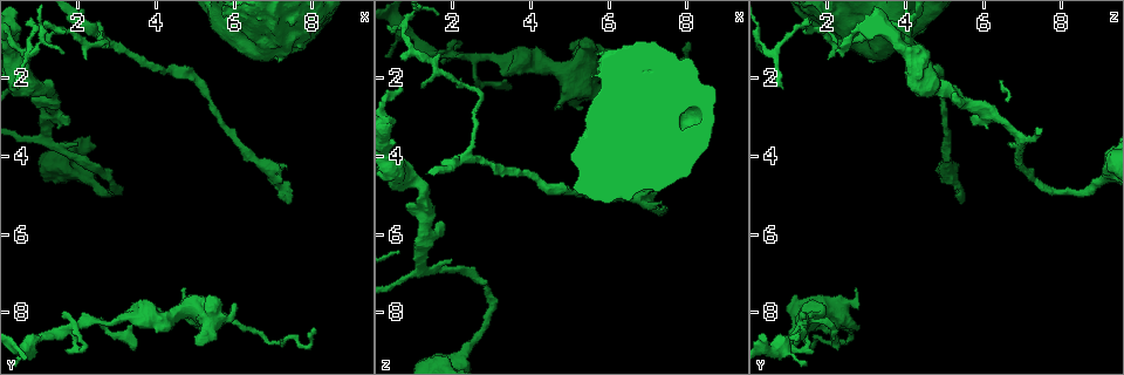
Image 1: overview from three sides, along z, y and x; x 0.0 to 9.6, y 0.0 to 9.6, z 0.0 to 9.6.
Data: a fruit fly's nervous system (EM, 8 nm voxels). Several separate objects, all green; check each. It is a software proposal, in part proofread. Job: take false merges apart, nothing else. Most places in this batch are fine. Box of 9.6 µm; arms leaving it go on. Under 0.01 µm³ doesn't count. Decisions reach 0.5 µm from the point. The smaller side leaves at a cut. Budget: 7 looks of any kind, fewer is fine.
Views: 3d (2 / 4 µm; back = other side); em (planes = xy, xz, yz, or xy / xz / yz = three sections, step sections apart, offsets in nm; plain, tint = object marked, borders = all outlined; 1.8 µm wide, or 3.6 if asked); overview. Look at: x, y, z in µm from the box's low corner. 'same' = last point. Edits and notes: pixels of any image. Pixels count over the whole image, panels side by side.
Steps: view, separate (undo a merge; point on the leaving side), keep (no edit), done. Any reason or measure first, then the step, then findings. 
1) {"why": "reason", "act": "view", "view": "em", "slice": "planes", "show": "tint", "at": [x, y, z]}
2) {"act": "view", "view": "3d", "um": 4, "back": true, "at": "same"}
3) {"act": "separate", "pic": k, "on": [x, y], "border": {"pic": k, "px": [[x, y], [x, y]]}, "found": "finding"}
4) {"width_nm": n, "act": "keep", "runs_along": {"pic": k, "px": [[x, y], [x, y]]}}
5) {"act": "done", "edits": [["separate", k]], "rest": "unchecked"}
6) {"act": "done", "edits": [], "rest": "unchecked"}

{"why": "sudden change in width", "act": "view", "view": "3d", "um": 4, "at": [2.60, 8.25, 1.50]}

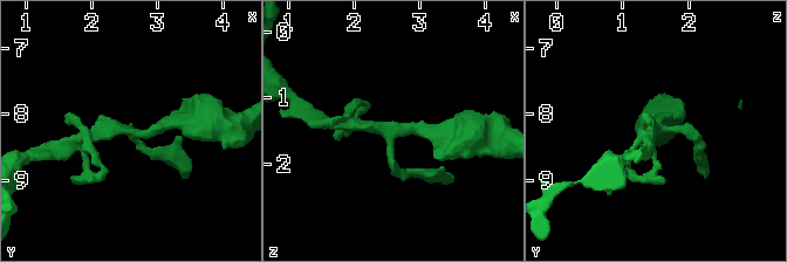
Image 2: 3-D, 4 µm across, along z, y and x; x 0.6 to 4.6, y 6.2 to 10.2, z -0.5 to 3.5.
{"arms": 3, "act": "view", "view": "em", "slice": "xz", "step": 16, "show": "tint", "at": [2.60, 8.20, 1.50]}

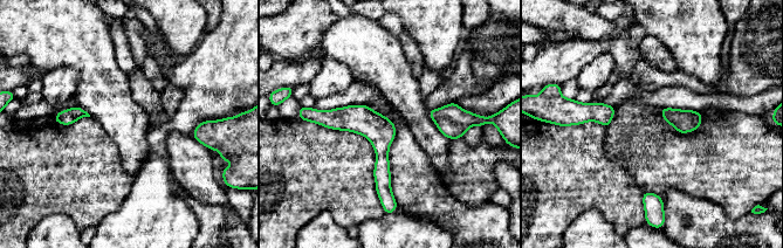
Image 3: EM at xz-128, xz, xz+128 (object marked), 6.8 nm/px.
{"why": "cut it another way", "act": "view", "view": "em", "slice": "planes", "show": "tint", "at": "same"}

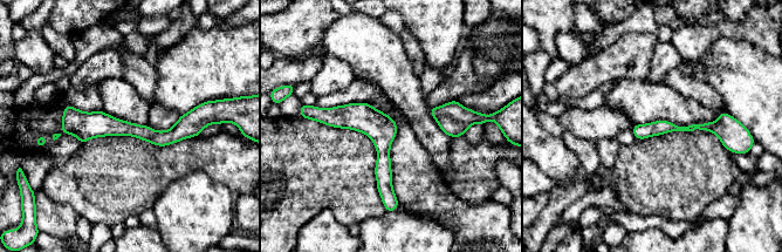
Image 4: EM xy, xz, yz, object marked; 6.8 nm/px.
{"act": "keep", "runs_along": {"pic": 4, "px": [[199, 117], [171, 136], [64, 129]]}, "found": "one cell here"}

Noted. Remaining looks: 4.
{"why": "branch point", "act": "view", "view": "em", "slice": "xz", "step": 4, "show": "tint", "at": [0.80, 1.30, 0.65]}

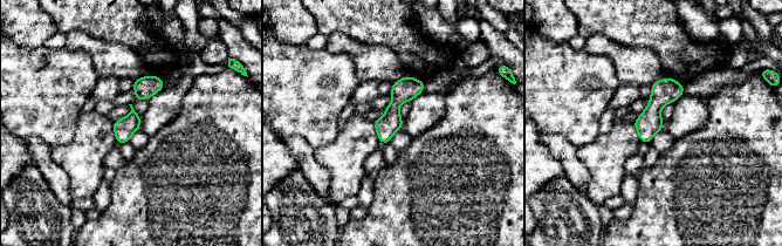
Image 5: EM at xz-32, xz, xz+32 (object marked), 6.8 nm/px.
{"why": "another direction", "act": "view", "view": "em", "slice": "planes", "show": "tint", "at": "same"}

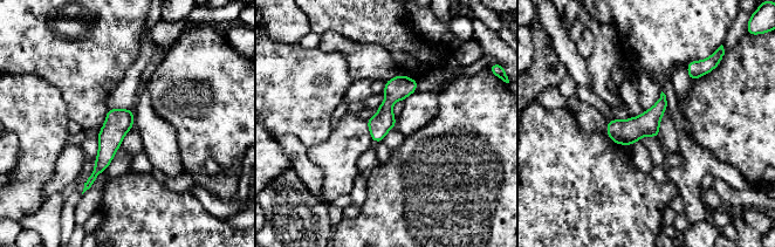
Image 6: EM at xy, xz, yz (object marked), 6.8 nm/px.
{"act": "keep", "runs_along": {"pic": 6, "px": [[130, 112], [112, 131], [89, 182]]}, "found": "one cell here"}

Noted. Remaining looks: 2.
{"why": "a fork", "act": "view", "view": "3d", "um": 4, "at": [6.80, 4.20, 5.10]}

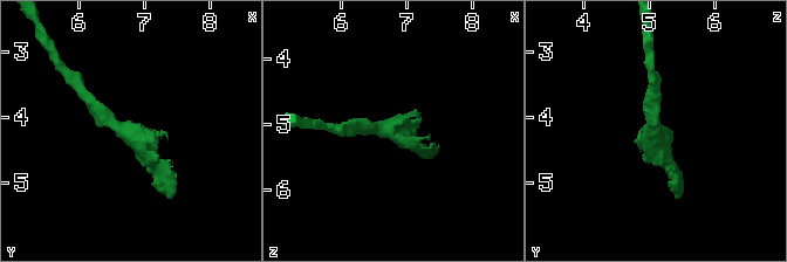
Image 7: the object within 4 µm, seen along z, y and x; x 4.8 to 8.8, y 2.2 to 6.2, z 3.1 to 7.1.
{"act": "view", "view": "em", "slice": "xz", "step": 8, "show": "tint", "at": [6.75, 4.25, 5.10]}

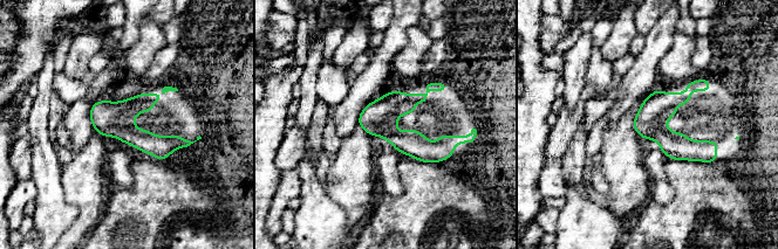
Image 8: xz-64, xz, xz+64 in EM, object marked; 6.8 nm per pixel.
{"width_nm": 220, "act": "keep", "runs_along": {"pic": 8, "px": [[93, 111], [149, 143], [186, 143]]}, "found": "continuous, no second cell"}

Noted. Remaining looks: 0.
{"act": "done", "edits": [], "rest": "unchecked"}

